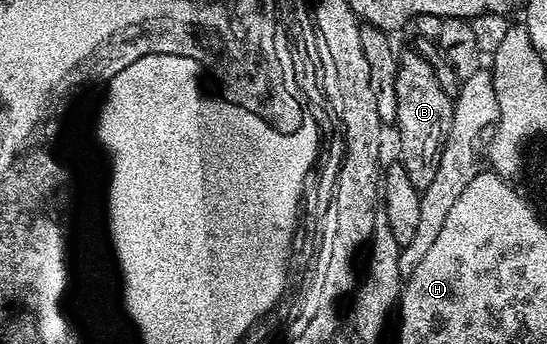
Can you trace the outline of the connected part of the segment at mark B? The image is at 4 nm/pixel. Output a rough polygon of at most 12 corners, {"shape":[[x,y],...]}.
{"shape":[[401,52],[396,129],[408,181],[432,185],[454,102],[434,67]]}

